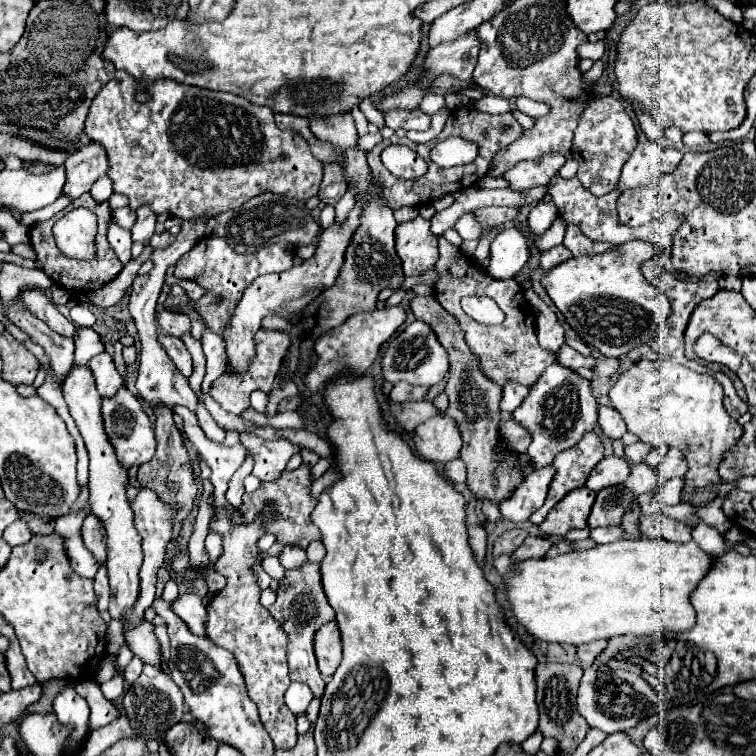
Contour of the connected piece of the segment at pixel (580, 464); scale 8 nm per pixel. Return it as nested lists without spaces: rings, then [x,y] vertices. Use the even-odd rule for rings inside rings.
[[[586,432],[582,436],[582,440],[568,450],[562,450],[556,458],[554,458],[554,468],[556,468],[556,476],[550,484],[548,490],[548,498],[544,502],[542,508],[538,508],[530,520],[534,524],[542,524],[542,520],[546,518],[546,514],[550,512],[550,508],[554,508],[568,492],[576,490],[576,488],[584,488],[592,468],[604,458],[604,444],[598,438],[598,434]]]

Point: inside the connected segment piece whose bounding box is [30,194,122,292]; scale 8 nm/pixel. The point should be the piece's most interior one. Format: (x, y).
(79, 275)

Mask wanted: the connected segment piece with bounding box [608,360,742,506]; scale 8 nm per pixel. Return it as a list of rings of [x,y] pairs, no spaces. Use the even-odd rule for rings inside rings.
[[[636,362],[610,388],[610,402],[622,414],[628,432],[652,448],[676,446],[688,460],[682,498],[694,506],[714,498],[708,484],[720,482],[716,466],[722,452],[730,450],[742,436],[742,426],[722,406],[722,388],[706,374],[698,374],[676,362]]]

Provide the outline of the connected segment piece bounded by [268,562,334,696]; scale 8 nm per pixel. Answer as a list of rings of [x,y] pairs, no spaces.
[[[306,562],[300,568],[288,570],[284,580],[280,582],[278,588],[278,598],[276,602],[268,608],[270,614],[282,624],[282,628],[288,632],[288,666],[290,666],[290,678],[292,682],[304,682],[310,686],[310,690],[316,696],[322,696],[324,692],[324,680],[318,672],[316,658],[314,658],[314,648],[312,648],[312,636],[316,628],[320,628],[324,622],[334,620],[334,610],[326,600],[326,594],[320,584],[320,566]]]

